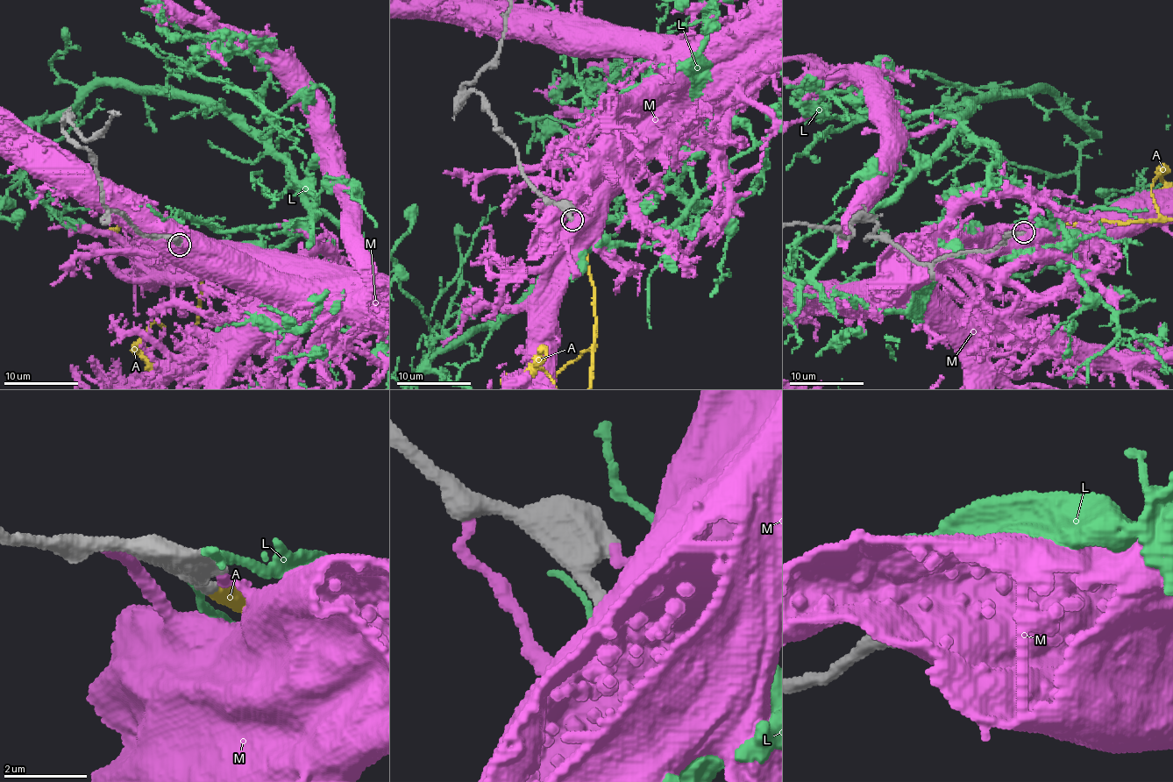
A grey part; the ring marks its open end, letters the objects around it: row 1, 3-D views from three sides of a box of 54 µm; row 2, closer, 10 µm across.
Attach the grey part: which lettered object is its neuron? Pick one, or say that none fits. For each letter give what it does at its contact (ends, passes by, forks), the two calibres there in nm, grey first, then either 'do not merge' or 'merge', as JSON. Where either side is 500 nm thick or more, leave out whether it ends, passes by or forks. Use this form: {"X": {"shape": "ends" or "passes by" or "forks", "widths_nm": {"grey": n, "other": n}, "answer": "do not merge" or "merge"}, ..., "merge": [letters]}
{"A": {"shape": "ends", "widths_nm": {"grey": 300, "other": 280}, "answer": "merge"}, "L": {"widths_nm": {"grey": 550, "other": 180}, "answer": "do not merge"}, "M": {"shape": "ends", "widths_nm": {"grey": 460, "other": 200}, "answer": "do not merge"}, "merge": ["A"]}

